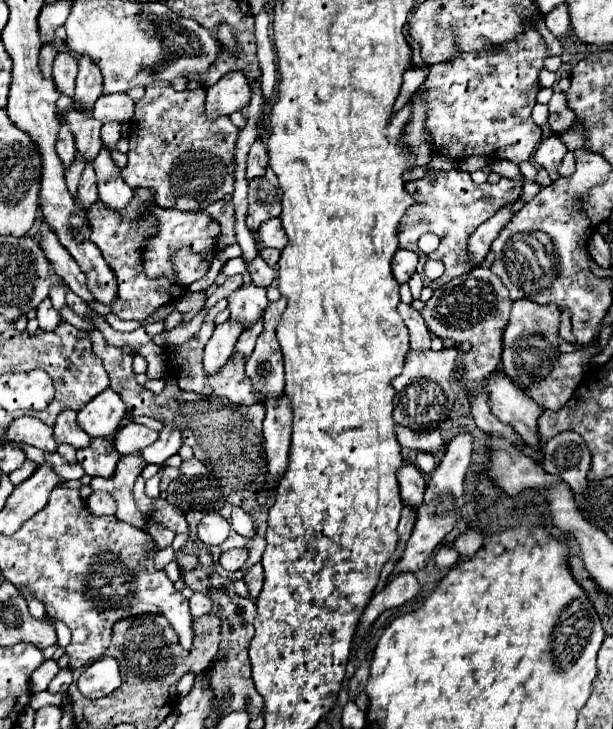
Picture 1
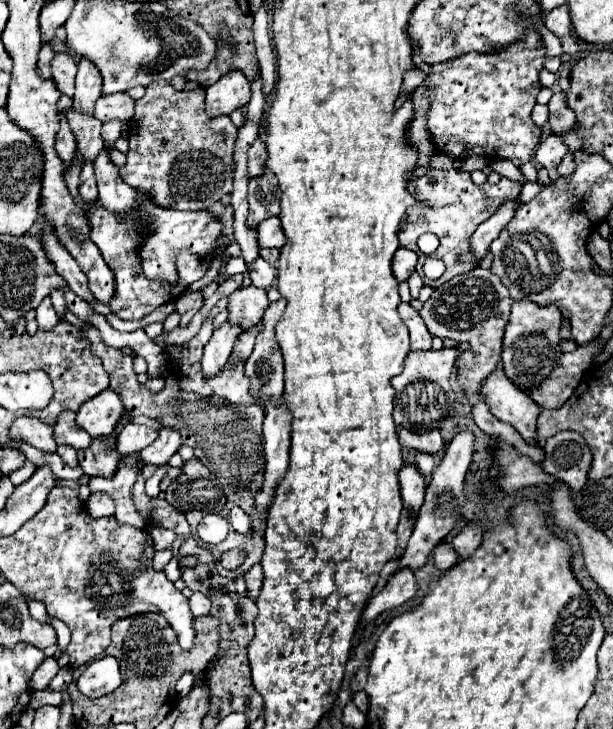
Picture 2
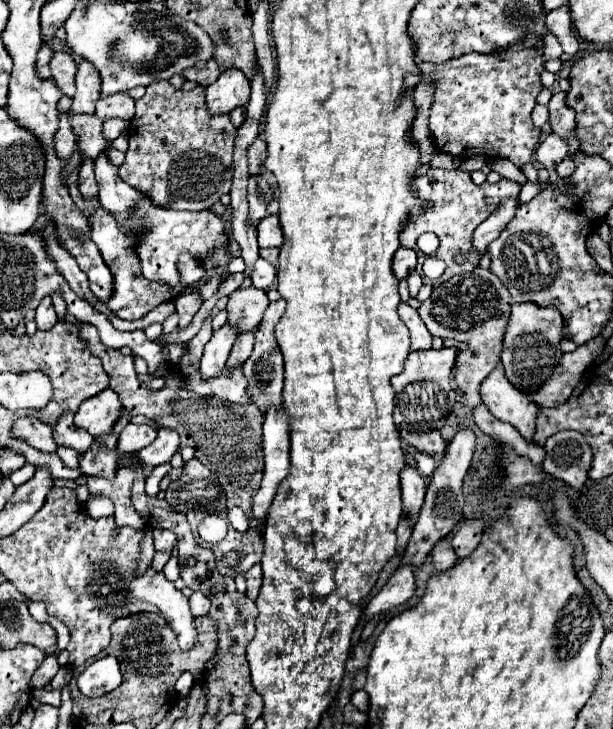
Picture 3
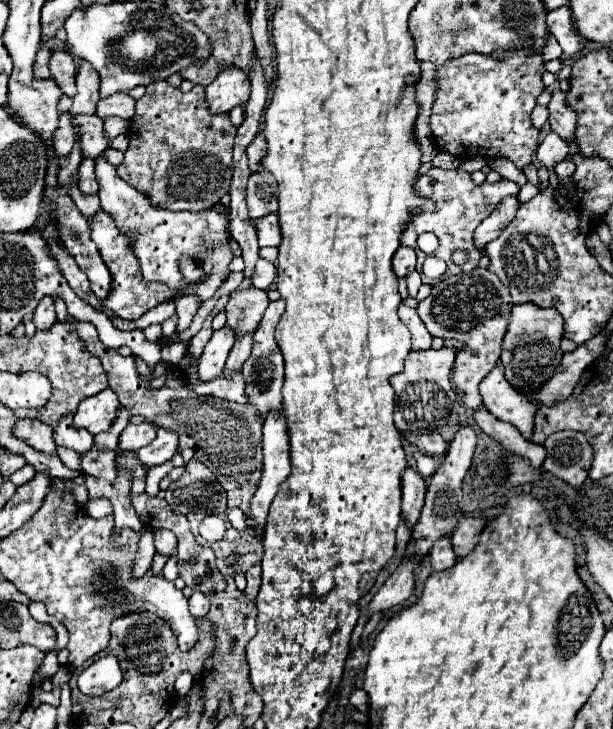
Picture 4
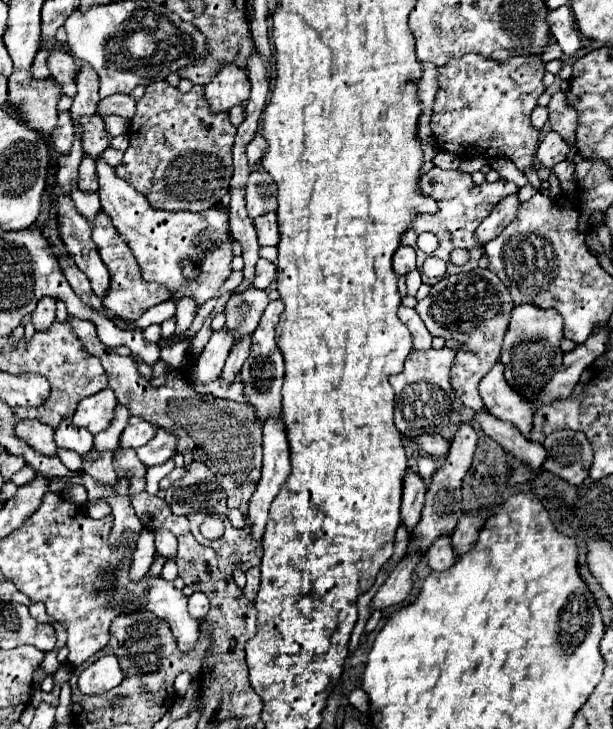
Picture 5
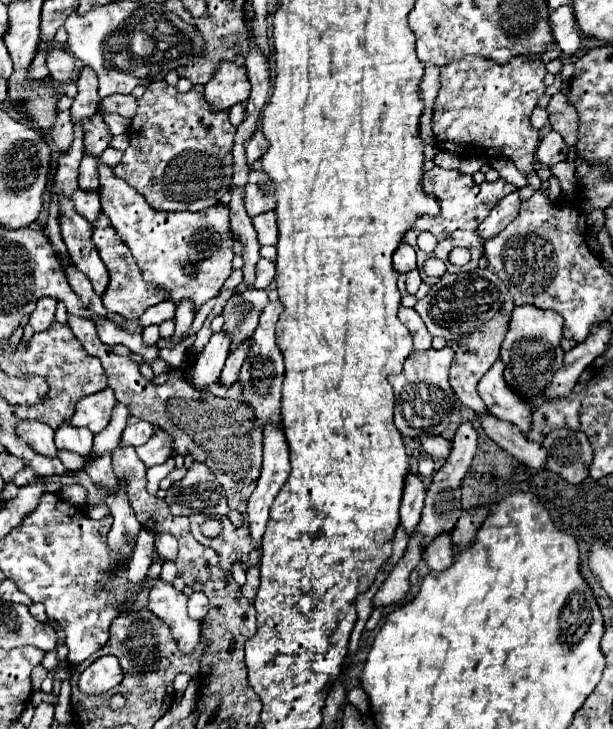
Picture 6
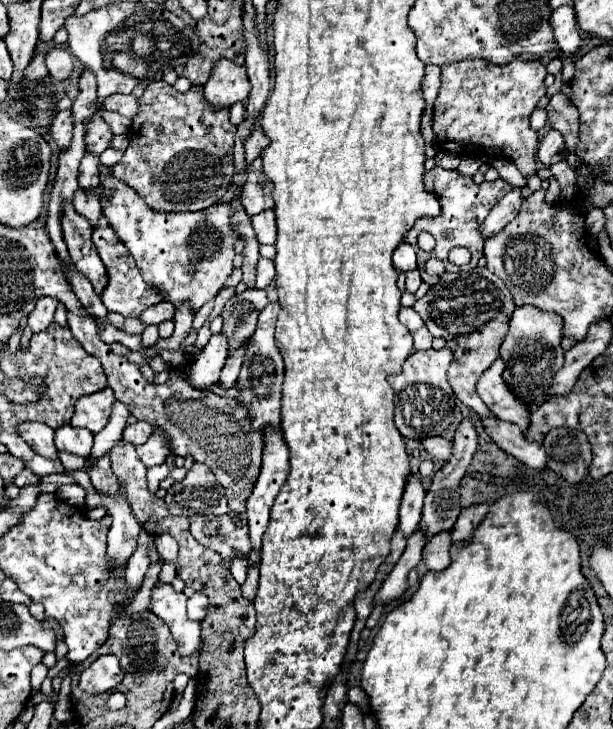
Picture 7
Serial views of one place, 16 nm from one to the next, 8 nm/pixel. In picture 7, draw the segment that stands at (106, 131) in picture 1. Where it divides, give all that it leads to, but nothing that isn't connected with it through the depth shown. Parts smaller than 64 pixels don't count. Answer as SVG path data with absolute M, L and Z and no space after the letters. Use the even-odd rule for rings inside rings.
M103 110L100 114L104 120L108 120L108 125L110 126L114 135L130 132L132 124L131 119L128 119L113 111Z

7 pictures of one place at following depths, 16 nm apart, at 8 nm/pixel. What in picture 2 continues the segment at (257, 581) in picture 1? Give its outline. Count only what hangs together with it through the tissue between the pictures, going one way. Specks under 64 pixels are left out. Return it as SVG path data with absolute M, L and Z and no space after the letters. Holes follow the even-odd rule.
M254 564L246 574L244 574L244 580L246 580L246 586L248 586L248 598L250 600L256 600L258 598L258 592L260 592L260 586L262 586L262 566L260 564Z

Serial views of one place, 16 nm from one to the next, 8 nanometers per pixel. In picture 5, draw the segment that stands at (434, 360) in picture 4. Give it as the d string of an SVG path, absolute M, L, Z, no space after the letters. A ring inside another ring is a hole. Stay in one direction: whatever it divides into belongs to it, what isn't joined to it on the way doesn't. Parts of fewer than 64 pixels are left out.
M430 348L430 350L412 352L404 362L404 370L396 376L390 376L390 384L396 392L394 424L402 436L412 438L428 432L440 434L448 426L452 406L456 400L456 394L452 392L452 386L448 380L448 368L452 360L454 360L452 348L442 348L442 350Z

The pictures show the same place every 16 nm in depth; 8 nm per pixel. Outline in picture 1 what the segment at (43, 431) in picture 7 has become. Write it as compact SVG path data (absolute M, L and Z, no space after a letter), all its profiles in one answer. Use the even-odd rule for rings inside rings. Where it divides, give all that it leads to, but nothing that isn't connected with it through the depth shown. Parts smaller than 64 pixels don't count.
M16 418L8 428L8 438L14 442L24 442L44 452L56 452L56 440L52 436L52 428L40 422L38 418Z

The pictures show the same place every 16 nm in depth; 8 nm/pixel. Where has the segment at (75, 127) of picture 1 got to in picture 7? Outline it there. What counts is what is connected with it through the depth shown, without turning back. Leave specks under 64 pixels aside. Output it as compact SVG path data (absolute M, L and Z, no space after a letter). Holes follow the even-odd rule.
M94 116L88 124L86 124L86 148L88 152L96 152L96 154L102 154L108 146L110 146L110 140L112 140L112 130L110 126L104 122L102 116Z

